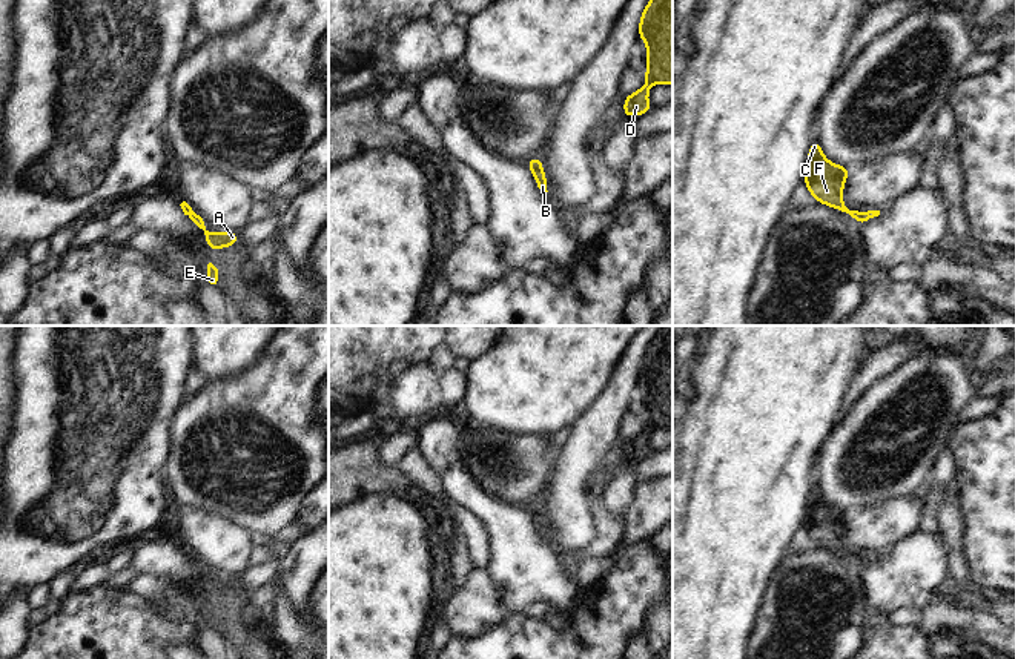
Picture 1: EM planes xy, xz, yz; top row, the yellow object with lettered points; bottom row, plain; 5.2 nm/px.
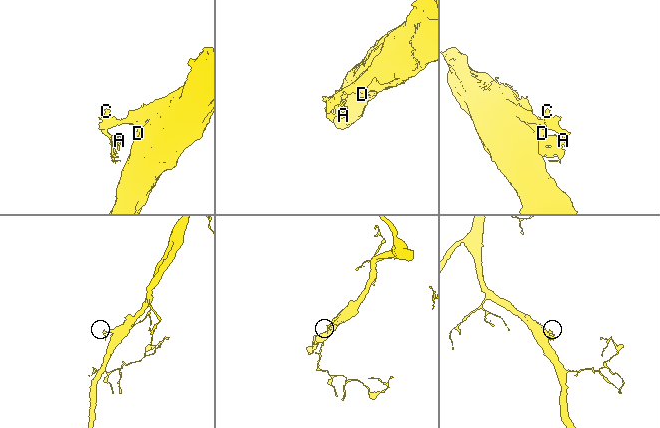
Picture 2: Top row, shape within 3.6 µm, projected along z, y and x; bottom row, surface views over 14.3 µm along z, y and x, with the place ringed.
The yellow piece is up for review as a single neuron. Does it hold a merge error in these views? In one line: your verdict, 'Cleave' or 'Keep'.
Cleave.

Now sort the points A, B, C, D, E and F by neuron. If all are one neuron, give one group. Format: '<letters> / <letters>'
A B E / C D F

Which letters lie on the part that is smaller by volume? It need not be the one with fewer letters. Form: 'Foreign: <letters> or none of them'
Foreign: A, B, E

